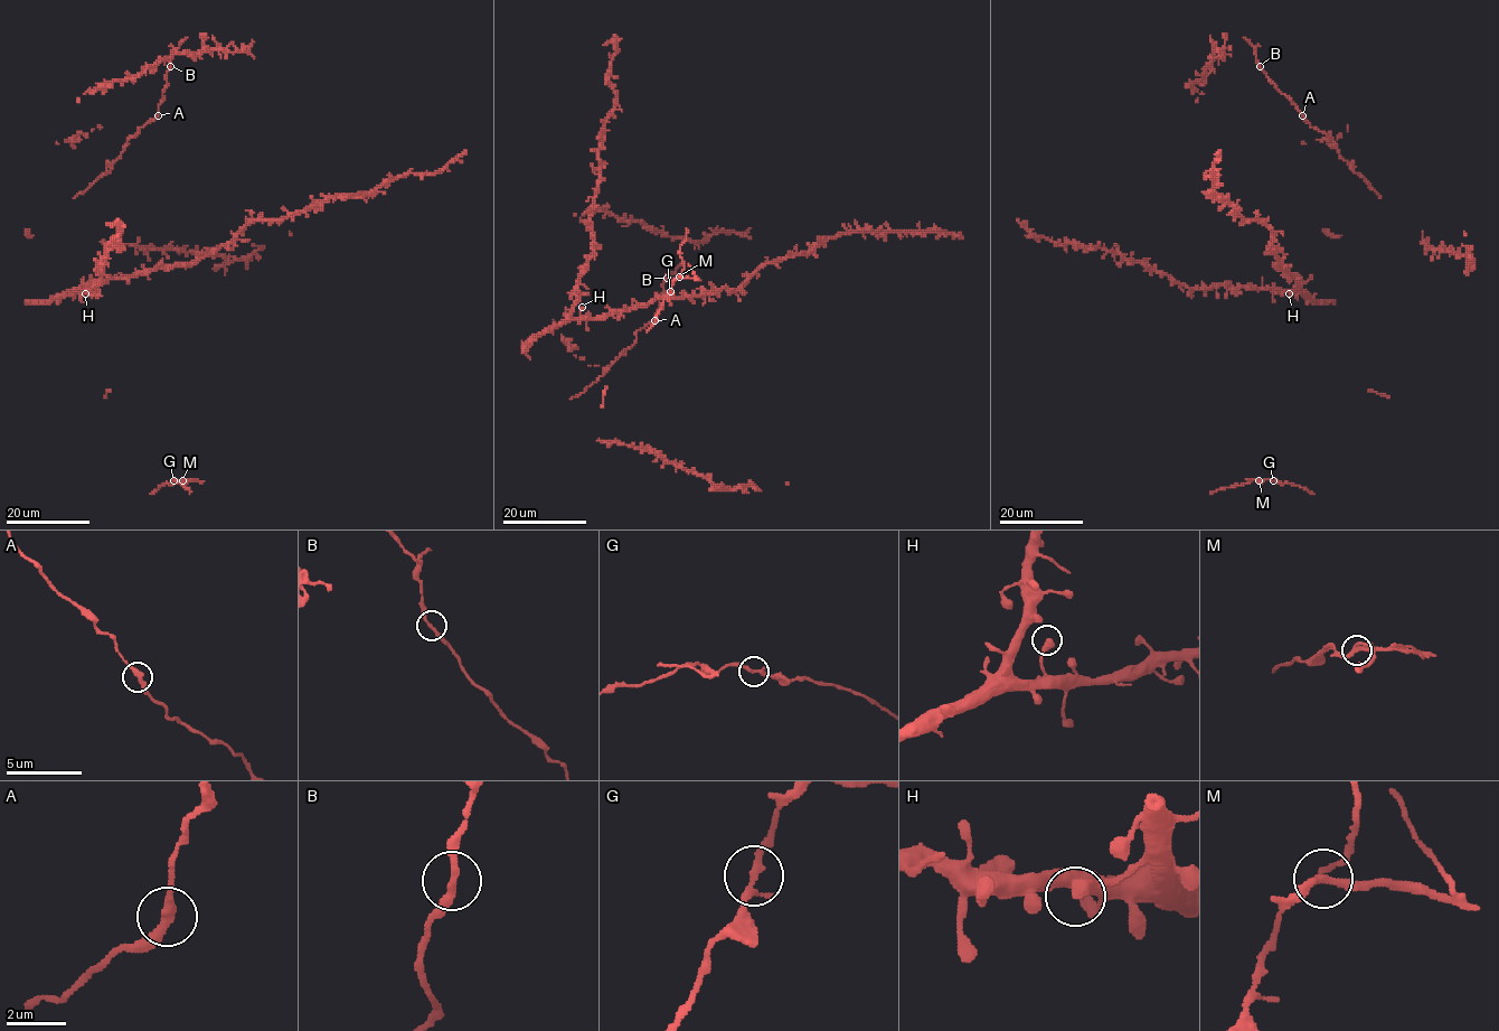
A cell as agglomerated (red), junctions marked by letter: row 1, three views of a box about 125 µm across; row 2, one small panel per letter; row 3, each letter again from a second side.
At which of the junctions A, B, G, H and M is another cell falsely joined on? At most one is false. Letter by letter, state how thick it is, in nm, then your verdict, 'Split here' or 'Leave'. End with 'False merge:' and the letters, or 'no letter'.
A: Thickness 320 nm. Leave
B: Thickness 240 nm. Leave
G: Thickness 200 nm. Leave
H: Thickness 320 nm. Leave
M: Thickness 240 nm. Split here
False merge: M

